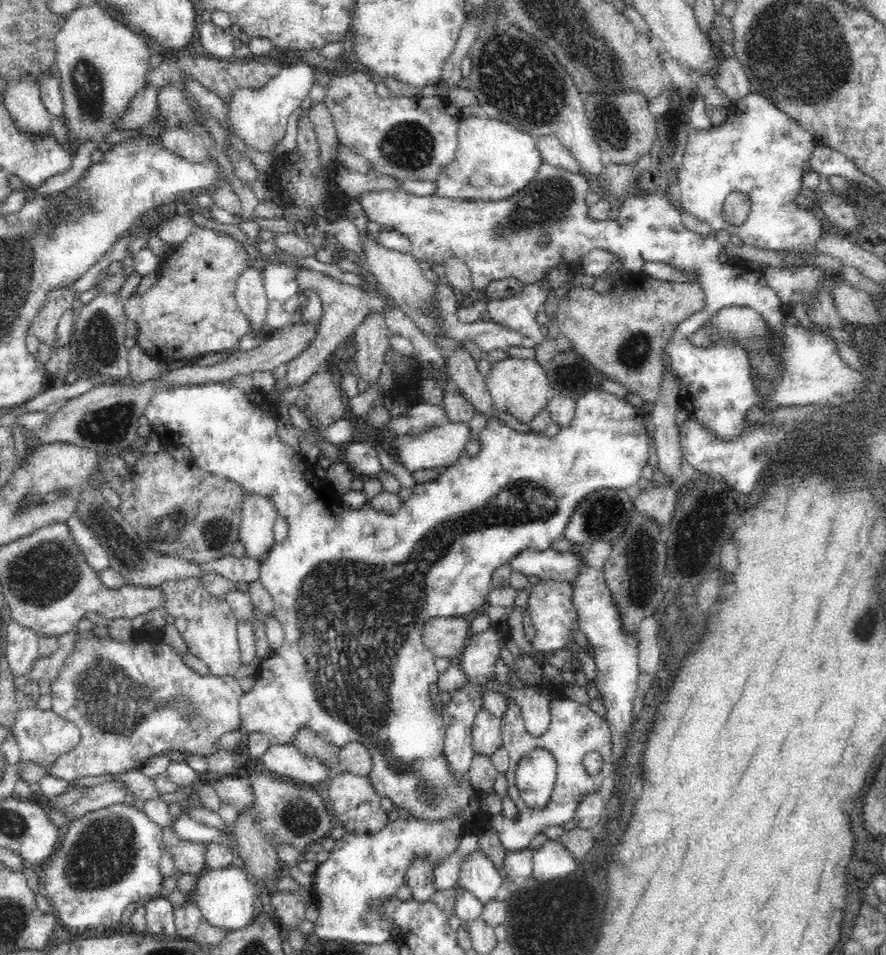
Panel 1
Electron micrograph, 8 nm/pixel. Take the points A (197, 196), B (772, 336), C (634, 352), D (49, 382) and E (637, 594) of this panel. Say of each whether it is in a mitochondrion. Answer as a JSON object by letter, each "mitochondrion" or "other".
{"A":"other","B":"other","C":"mitochondrion","D":"other","E":"mitochondrion"}

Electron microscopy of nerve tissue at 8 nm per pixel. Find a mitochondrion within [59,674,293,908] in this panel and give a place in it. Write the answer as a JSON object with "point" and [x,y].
{"point":[105,854]}

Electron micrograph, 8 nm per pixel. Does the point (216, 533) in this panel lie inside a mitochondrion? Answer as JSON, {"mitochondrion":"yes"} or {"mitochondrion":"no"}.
{"mitochondrion":"yes"}

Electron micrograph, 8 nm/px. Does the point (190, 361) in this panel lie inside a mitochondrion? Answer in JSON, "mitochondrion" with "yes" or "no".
{"mitochondrion":"no"}

